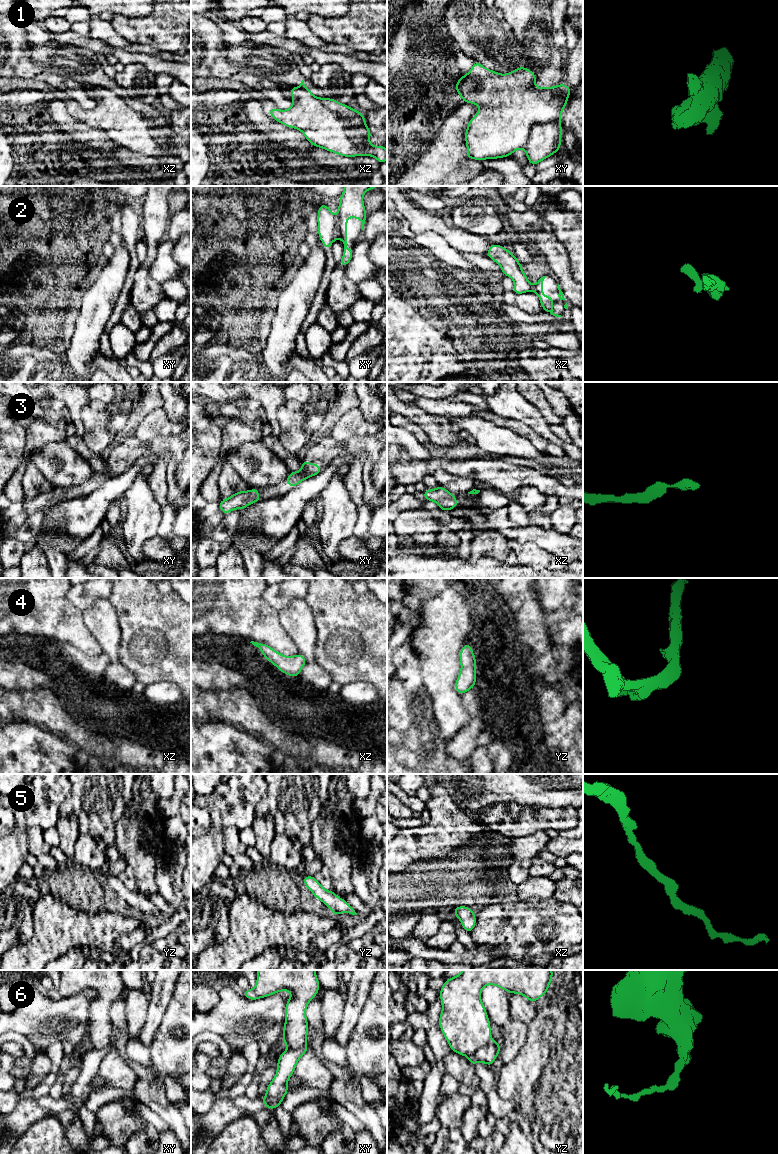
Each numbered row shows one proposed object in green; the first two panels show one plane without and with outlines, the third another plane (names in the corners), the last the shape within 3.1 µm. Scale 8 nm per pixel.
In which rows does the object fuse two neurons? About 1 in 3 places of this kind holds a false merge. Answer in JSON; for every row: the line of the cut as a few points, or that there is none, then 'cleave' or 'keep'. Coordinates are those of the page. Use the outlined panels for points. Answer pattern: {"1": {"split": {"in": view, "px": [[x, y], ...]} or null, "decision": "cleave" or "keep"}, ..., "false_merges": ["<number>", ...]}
{"1": {"split": {"in": "xz", "px": [[320, 99], [348, 120], [354, 127], [353, 140], [371, 155]]}, "decision": "cleave"}, "2": {"split": {"in": "xy", "px": [[336, 217], [338, 236]]}, "decision": "cleave"}, "3": {"split": null, "decision": "keep"}, "4": {"split": null, "decision": "keep"}, "5": {"split": null, "decision": "keep"}, "6": {"split": {"in": "yz", "px": [[492, 1040], [480, 1046], [468, 1056]]}, "decision": "cleave"}, "false_merges": ["1", "2", "6"]}

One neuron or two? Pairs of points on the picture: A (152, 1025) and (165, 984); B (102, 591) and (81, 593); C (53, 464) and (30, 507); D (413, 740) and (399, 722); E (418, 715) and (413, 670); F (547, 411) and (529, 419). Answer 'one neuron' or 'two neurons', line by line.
A: one neuron
B: one neuron
C: two neurons
D: two neurons
E: one neuron
F: two neurons

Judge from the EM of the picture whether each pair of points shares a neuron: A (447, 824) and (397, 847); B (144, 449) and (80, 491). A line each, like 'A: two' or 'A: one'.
A: one
B: one

